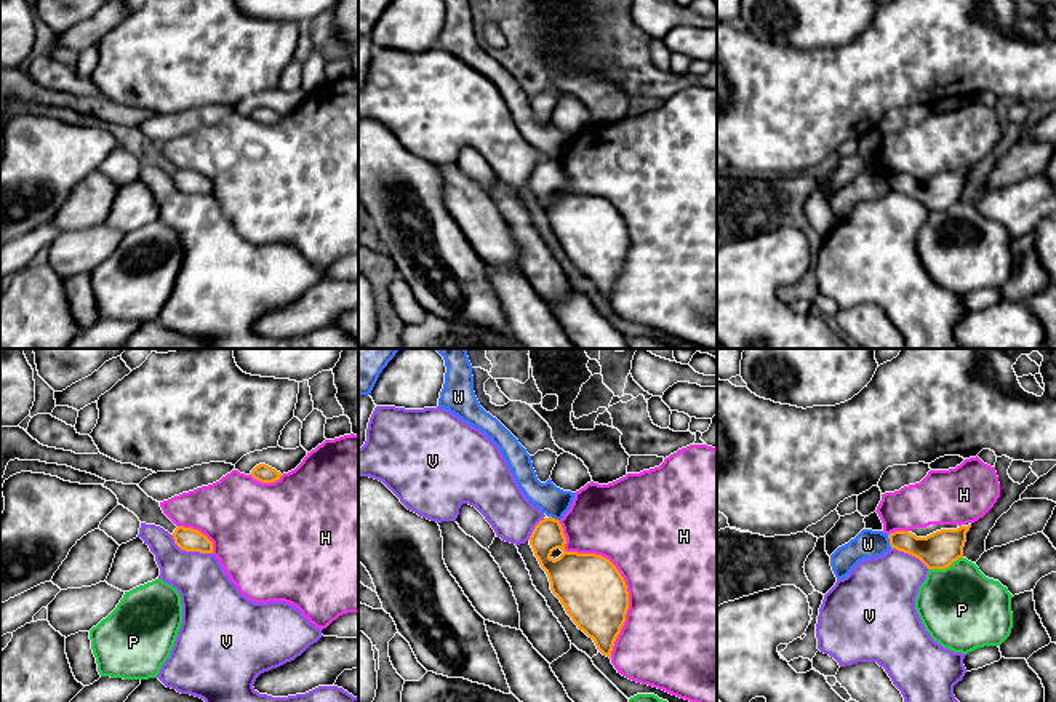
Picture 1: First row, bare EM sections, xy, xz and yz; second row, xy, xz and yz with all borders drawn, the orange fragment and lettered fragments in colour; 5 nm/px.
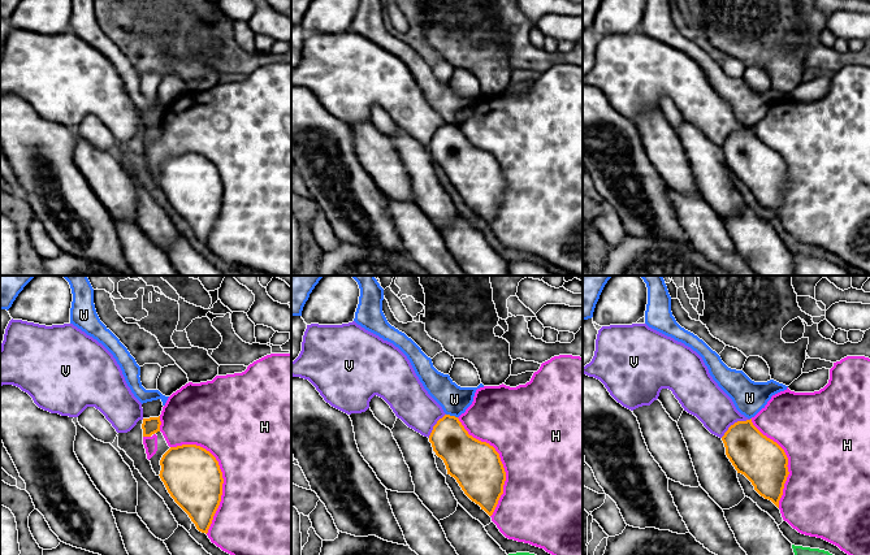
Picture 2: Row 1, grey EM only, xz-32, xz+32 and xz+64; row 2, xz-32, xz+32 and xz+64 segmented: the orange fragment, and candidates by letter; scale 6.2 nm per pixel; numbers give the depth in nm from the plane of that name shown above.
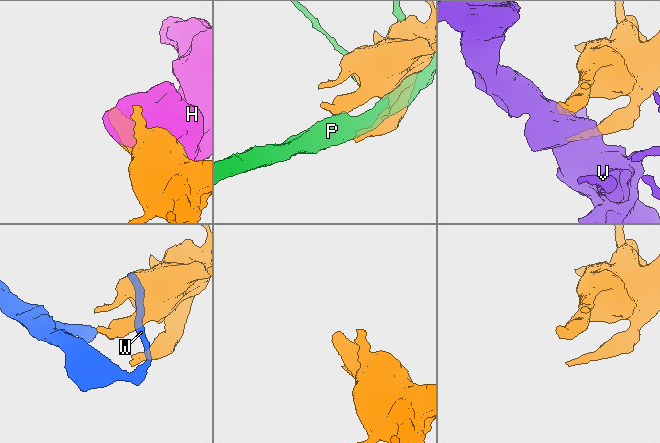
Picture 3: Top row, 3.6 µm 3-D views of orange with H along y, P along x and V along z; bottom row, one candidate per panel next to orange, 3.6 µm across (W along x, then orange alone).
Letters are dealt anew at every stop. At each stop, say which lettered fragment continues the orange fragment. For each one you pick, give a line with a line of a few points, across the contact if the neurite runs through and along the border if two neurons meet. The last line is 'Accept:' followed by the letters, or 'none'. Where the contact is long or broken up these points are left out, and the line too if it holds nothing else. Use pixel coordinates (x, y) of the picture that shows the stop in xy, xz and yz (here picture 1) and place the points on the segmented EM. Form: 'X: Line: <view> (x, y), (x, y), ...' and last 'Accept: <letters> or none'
Accept: none

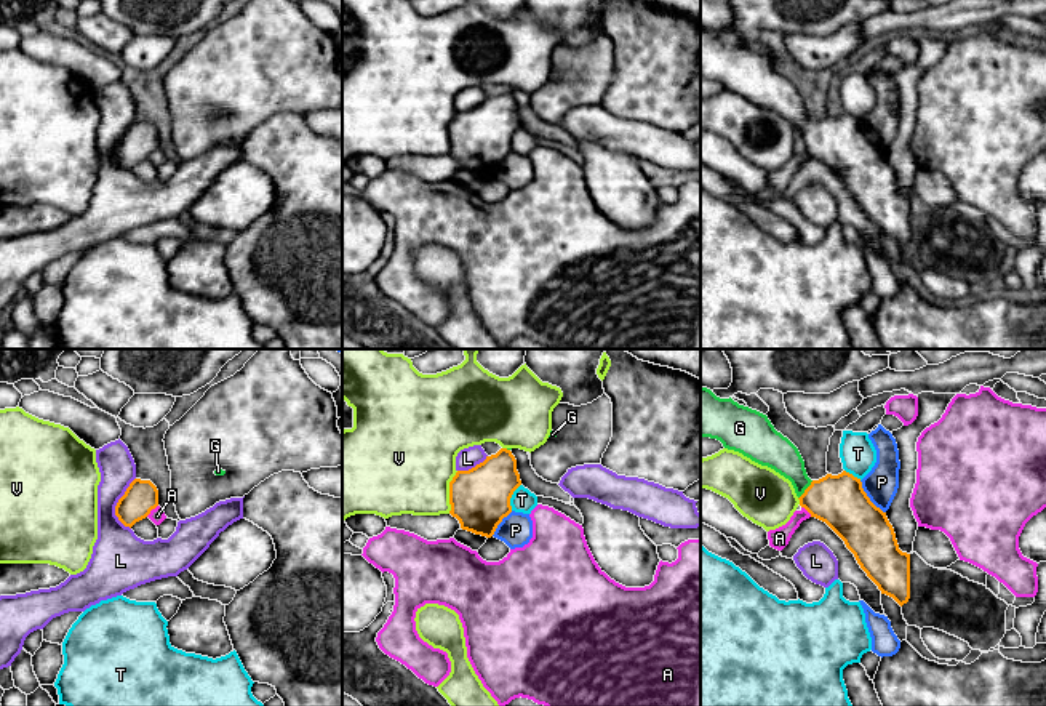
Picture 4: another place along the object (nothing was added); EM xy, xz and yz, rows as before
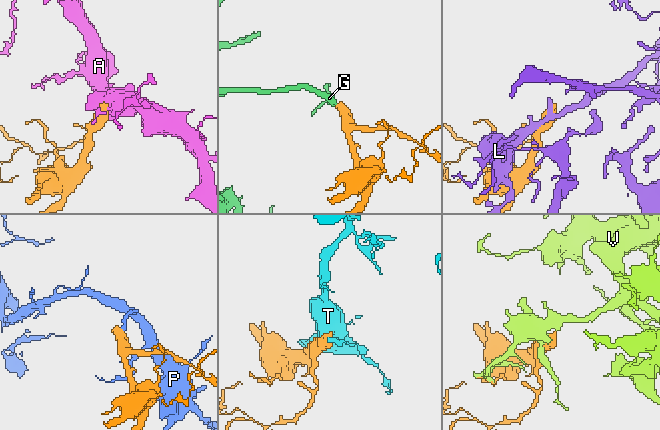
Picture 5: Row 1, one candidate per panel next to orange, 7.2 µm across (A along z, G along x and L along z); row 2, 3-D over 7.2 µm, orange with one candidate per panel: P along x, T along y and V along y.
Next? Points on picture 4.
G: Line: yz (840, 501), (819, 498), (805, 490), (795, 471), (776, 452)
Accept: G

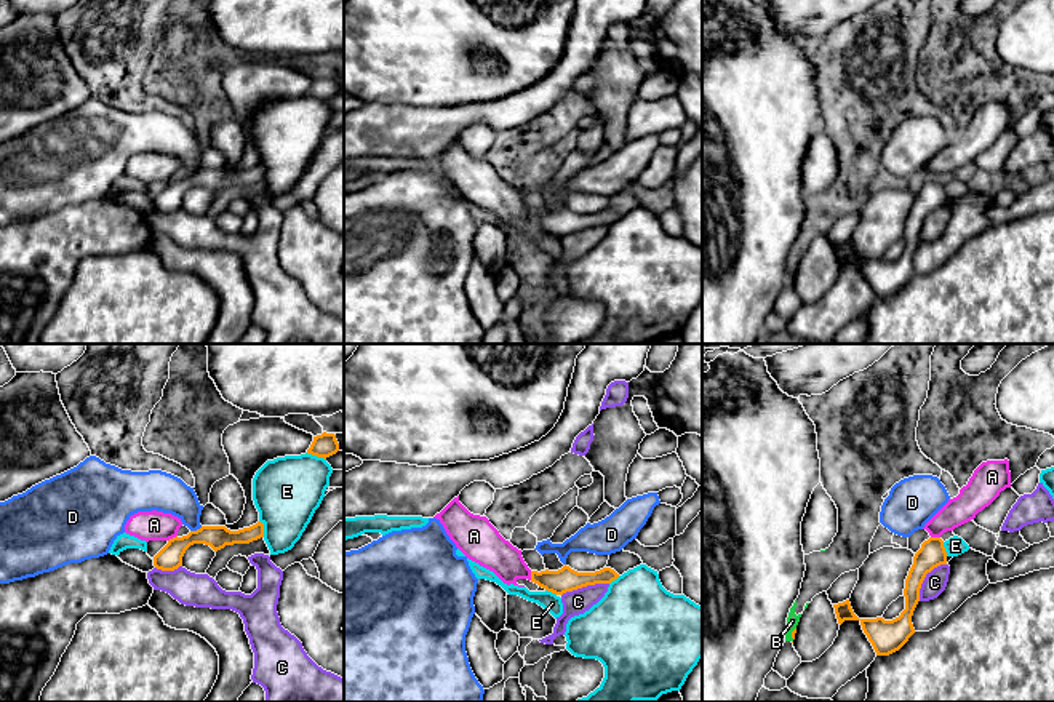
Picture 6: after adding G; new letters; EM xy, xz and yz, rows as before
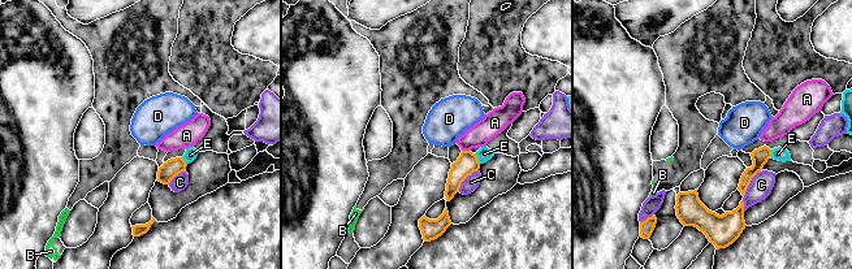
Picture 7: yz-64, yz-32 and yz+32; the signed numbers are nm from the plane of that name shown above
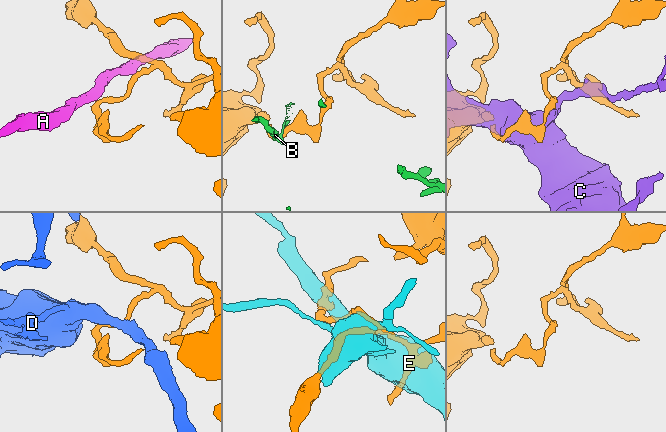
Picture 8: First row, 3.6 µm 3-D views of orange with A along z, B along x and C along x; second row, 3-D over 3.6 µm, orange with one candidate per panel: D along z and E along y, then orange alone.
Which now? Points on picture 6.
Accept: none

